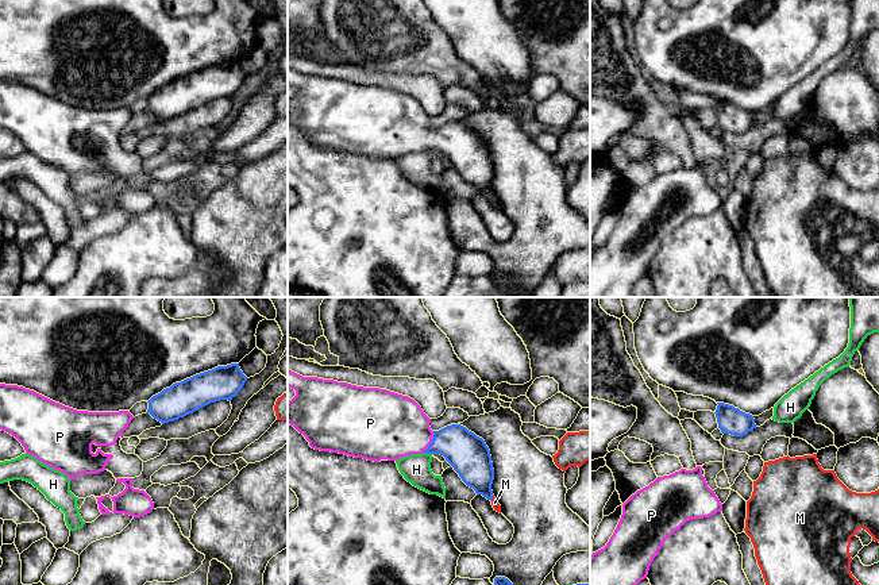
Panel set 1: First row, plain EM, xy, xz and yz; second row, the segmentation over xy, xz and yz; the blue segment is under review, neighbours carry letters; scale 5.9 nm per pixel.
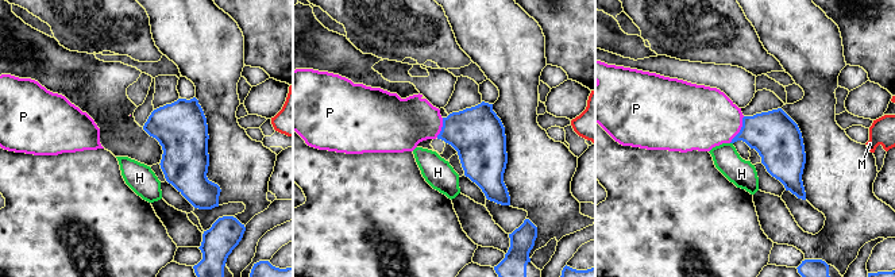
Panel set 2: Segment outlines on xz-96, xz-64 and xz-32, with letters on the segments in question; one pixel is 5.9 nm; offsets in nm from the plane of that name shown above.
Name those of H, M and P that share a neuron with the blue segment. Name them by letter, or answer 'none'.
P

